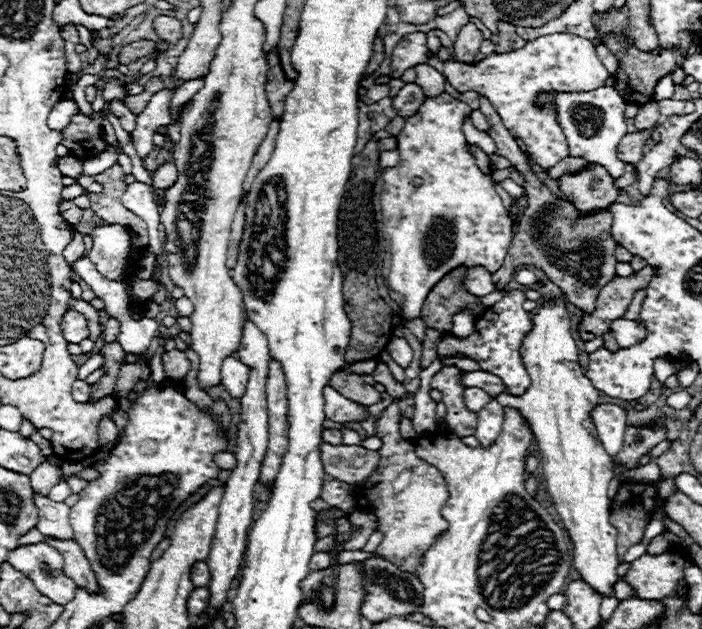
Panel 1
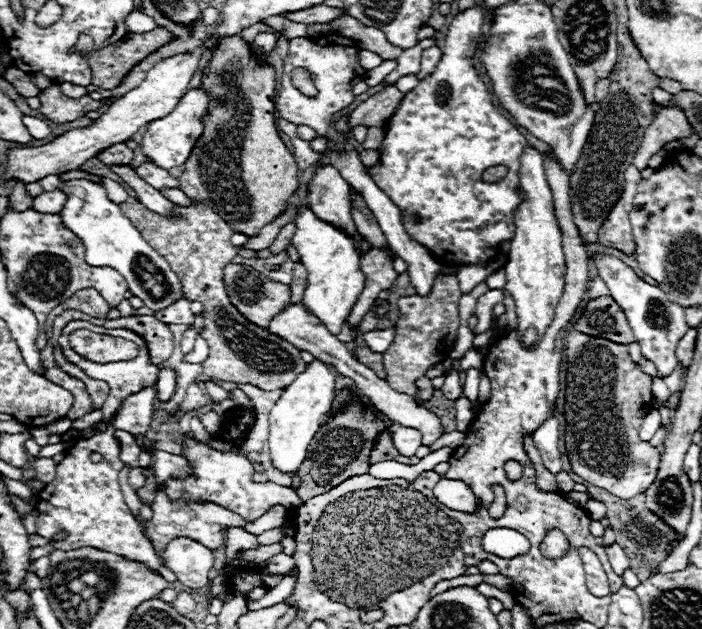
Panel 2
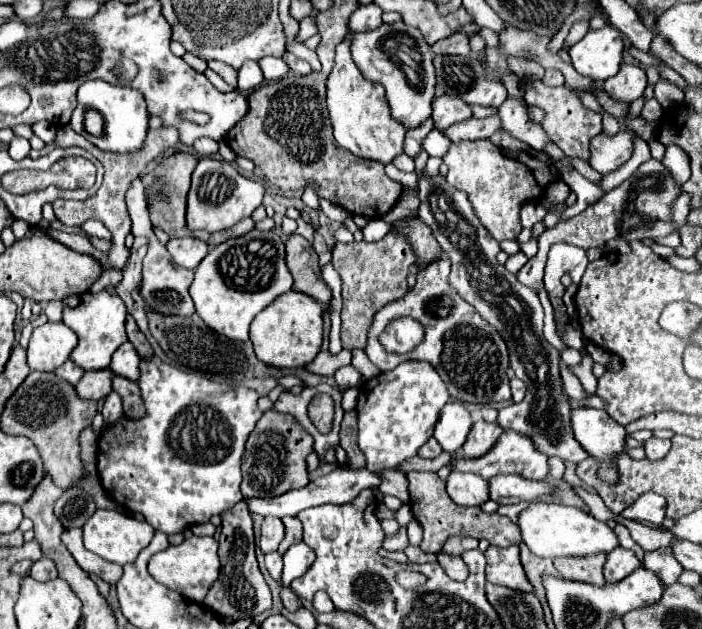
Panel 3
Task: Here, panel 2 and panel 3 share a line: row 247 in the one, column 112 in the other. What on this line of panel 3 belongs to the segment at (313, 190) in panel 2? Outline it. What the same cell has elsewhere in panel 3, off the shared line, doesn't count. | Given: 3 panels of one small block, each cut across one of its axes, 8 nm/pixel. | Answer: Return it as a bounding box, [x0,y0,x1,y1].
[110,342,140,380]

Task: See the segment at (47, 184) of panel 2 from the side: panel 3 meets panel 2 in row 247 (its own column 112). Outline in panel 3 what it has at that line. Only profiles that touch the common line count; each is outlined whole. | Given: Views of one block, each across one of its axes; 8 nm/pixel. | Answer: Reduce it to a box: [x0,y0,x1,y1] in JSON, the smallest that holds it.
[70,80,148,152]

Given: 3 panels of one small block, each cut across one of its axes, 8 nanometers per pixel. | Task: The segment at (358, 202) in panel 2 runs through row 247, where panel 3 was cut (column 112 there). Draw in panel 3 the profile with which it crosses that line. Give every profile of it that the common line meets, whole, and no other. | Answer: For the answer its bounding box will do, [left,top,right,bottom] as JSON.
[112,374,144,418]

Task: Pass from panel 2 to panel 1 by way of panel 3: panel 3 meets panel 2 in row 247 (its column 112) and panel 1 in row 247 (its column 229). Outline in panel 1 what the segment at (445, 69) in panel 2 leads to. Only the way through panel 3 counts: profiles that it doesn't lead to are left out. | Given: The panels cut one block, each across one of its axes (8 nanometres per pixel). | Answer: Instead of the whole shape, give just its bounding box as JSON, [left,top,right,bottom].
[380,92,514,318]

